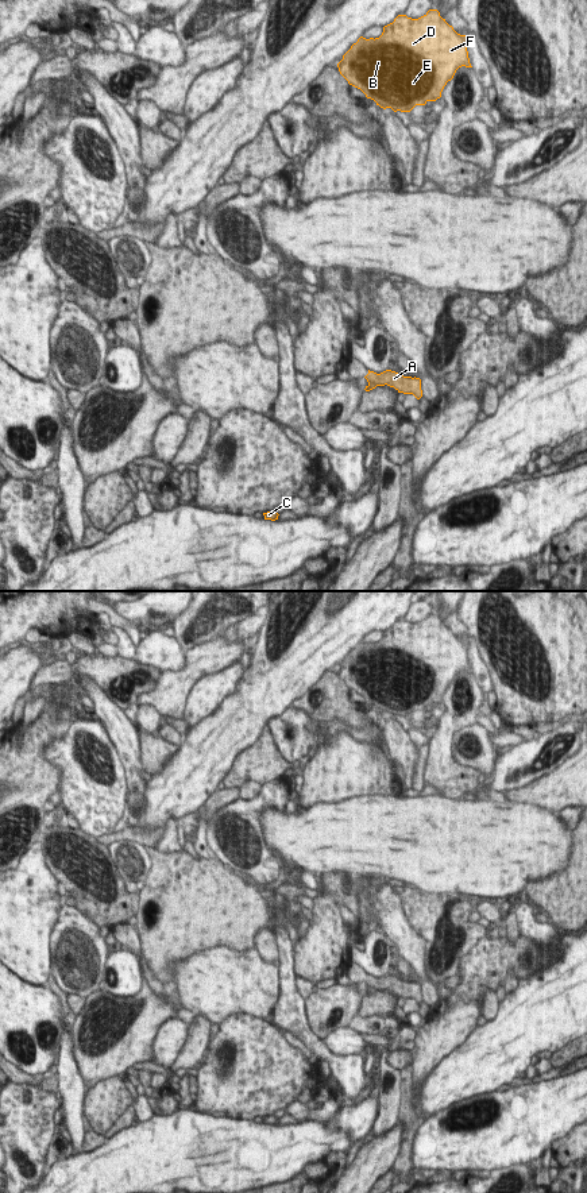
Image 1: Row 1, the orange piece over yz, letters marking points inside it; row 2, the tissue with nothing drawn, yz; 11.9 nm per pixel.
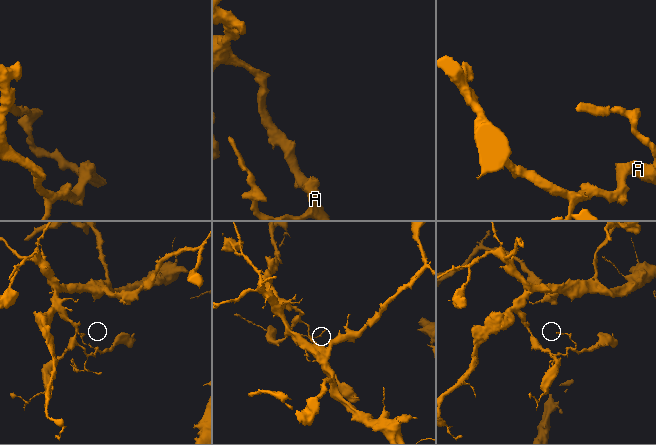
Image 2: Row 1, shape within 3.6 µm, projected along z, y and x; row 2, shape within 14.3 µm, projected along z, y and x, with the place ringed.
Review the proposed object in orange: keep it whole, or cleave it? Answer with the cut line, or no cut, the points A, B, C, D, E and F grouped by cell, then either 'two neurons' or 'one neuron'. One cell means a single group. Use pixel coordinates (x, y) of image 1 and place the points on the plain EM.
cut none; groups A B C D E F; one neuron

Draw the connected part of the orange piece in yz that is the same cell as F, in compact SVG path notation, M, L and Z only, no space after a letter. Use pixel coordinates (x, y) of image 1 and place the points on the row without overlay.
M429 614L418 623L398 619L383 632L379 642L360 641L337 668L350 690L360 694L381 713L410 717L416 710L436 706L448 686L462 671L472 672L467 656L468 644L457 638L437 614Z

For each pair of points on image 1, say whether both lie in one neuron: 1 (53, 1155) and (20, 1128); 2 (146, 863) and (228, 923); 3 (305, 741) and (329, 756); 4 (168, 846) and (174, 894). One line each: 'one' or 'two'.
1: two
2: one
3: two
4: two

